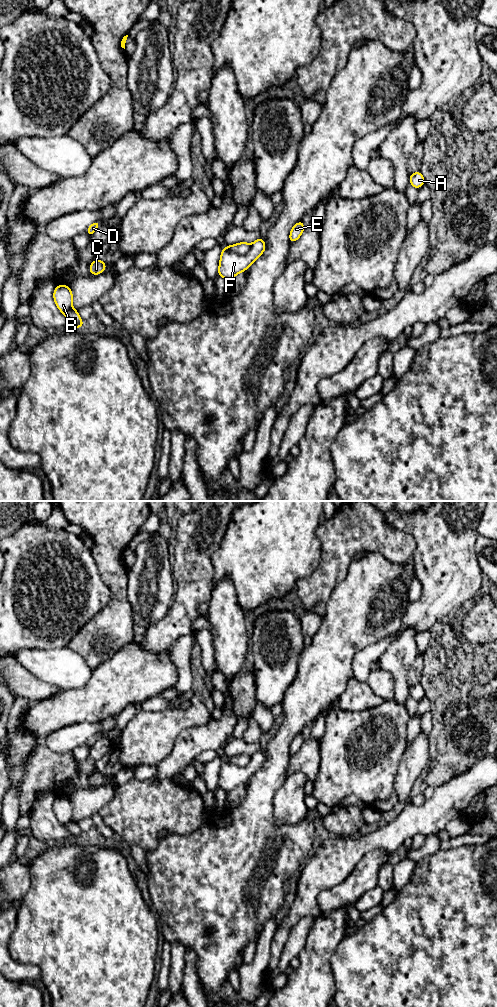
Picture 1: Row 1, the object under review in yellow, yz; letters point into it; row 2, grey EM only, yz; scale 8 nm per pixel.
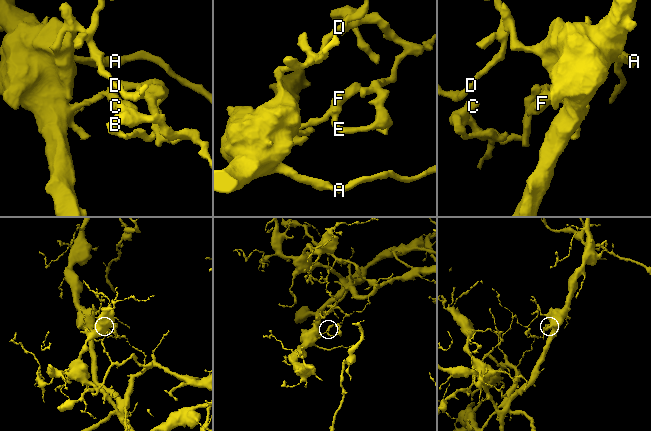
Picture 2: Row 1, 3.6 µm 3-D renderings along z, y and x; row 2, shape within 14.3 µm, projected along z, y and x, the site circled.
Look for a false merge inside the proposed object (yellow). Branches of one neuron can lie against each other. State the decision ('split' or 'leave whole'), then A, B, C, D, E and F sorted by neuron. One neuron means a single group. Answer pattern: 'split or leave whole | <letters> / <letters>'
split | A D / B C E F

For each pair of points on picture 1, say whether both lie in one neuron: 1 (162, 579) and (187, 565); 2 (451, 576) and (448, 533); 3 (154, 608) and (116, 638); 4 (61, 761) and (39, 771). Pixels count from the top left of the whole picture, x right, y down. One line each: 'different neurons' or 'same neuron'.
1: different neurons
2: same neuron
3: different neurons
4: same neuron

